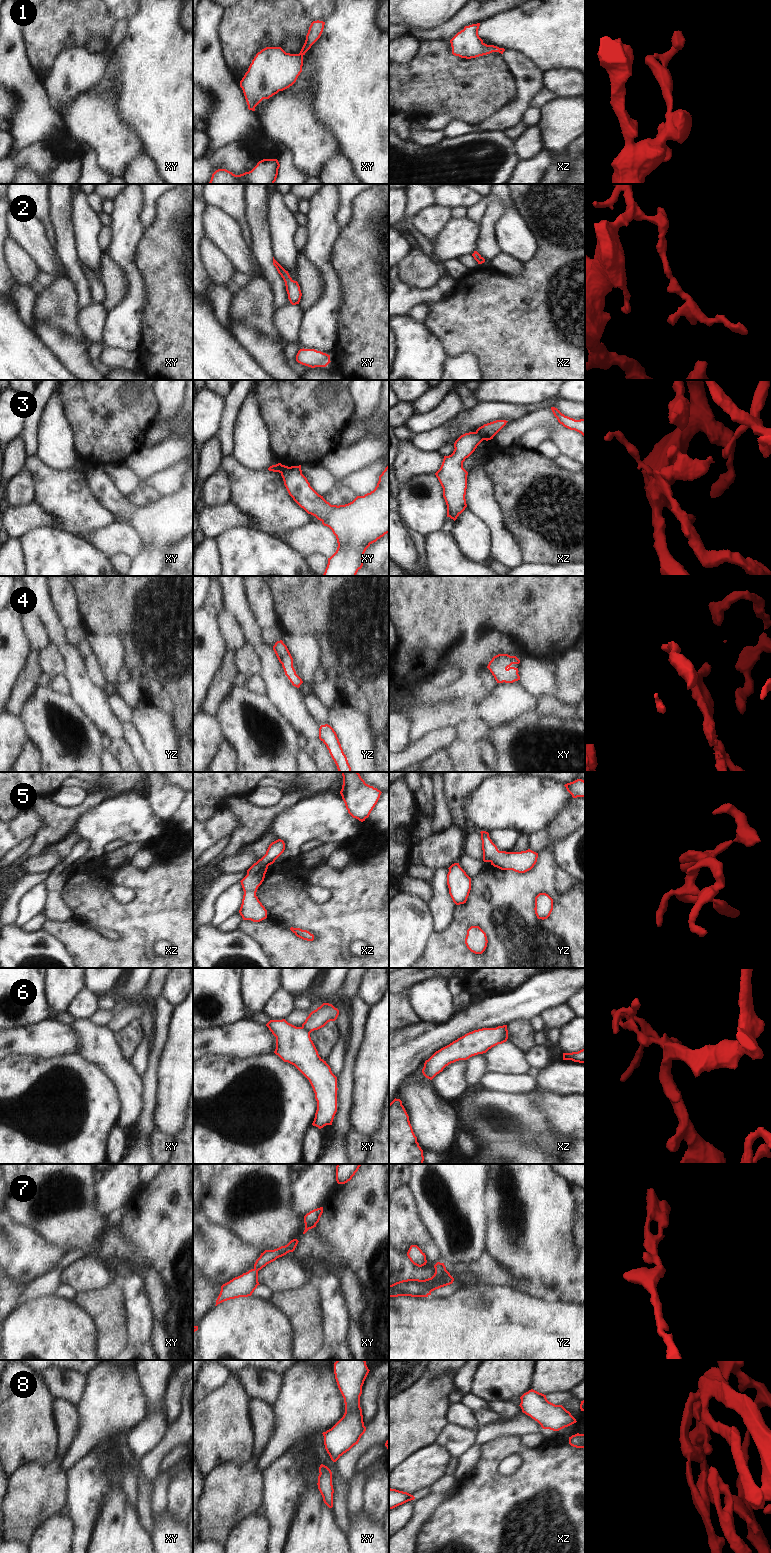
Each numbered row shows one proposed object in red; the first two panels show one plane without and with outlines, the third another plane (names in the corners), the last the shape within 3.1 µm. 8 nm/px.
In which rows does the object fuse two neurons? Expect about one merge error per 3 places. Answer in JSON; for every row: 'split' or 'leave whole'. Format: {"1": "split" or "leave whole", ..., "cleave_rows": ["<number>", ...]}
{"1": "leave whole", "2": "leave whole", "3": "split", "4": "leave whole", "5": "leave whole", "6": "split", "7": "leave whole", "8": "leave whole", "cleave_rows": ["3", "6"]}

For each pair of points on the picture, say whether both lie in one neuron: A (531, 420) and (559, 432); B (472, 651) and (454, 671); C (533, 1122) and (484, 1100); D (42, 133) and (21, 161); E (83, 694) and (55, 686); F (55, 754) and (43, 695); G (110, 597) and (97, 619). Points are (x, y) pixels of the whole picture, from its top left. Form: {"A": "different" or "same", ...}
{"A": "same", "B": "different", "C": "same", "D": "different", "E": "different", "F": "same", "G": "same"}

